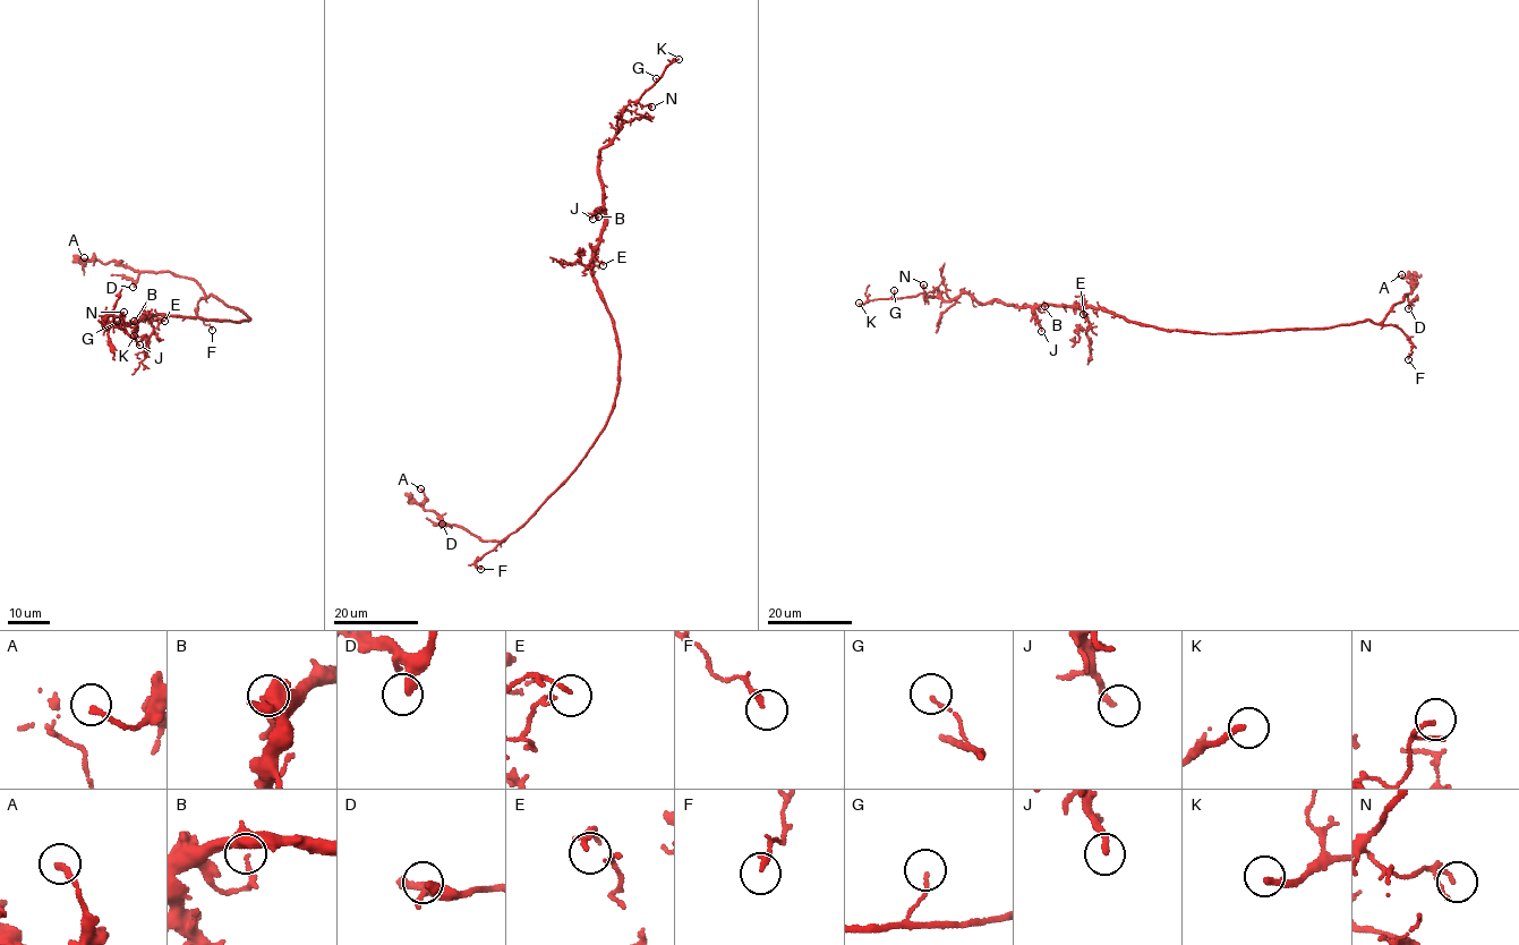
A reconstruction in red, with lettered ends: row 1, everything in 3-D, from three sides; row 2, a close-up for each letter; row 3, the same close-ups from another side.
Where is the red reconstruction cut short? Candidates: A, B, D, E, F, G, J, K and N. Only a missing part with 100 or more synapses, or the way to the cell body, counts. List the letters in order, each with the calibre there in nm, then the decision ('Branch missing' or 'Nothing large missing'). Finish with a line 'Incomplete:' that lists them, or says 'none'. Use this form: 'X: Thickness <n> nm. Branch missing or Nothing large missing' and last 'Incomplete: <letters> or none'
A: Thickness 190 nm. Nothing large missing
B: Thickness 110 nm. Nothing large missing
D: Thickness 340 nm. Nothing large missing
E: Thickness 130 nm. Nothing large missing
F: Thickness 220 nm. Nothing large missing
G: Thickness 110 nm. Nothing large missing
J: Thickness 200 nm. Nothing large missing
K: Thickness 240 nm. Branch missing
N: Thickness 110 nm. Nothing large missing
Incomplete: K

